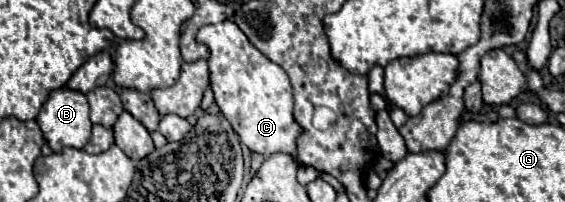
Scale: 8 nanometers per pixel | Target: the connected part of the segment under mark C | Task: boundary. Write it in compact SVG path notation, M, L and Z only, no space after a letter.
M232 21L218 25L204 25L198 35L198 43L210 49L210 87L214 101L220 107L224 119L234 127L240 141L260 155L272 153L296 153L296 137L302 131L292 117L292 87L286 71L266 59Z

